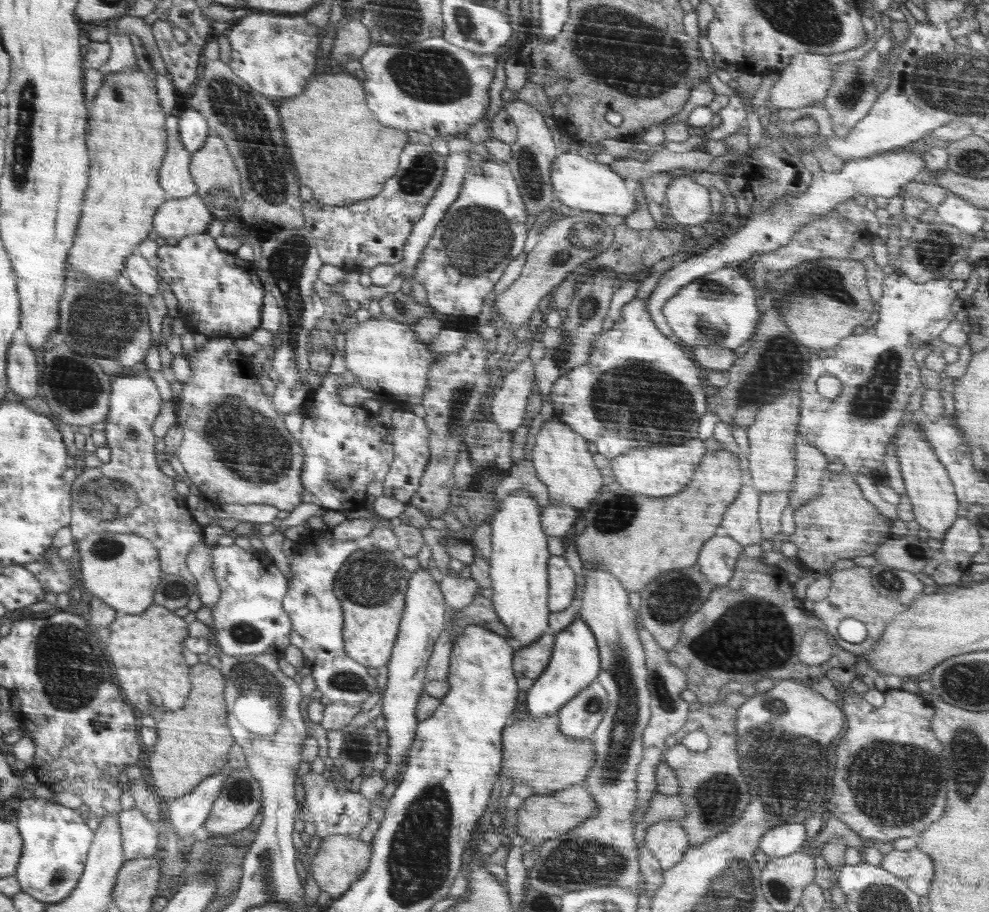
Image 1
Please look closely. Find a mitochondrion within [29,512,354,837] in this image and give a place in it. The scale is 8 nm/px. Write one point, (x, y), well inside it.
(69, 671)

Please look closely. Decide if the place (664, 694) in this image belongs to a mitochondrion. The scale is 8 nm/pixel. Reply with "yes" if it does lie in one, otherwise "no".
yes

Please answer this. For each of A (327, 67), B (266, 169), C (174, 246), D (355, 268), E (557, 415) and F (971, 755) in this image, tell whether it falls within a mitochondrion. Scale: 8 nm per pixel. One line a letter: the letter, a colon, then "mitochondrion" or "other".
A: other
B: mitochondrion
C: other
D: other
E: other
F: mitochondrion

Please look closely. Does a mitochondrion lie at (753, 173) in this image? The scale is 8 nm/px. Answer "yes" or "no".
no

